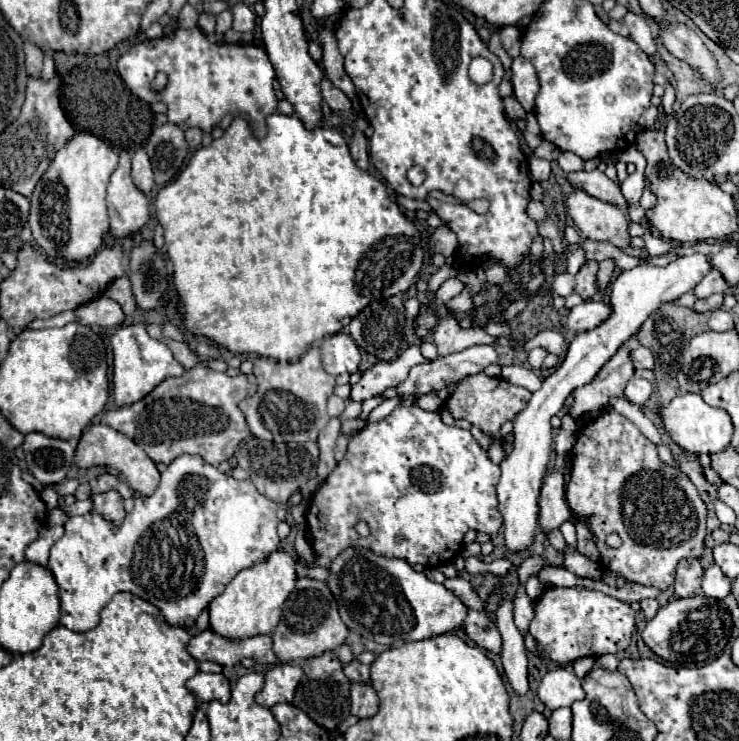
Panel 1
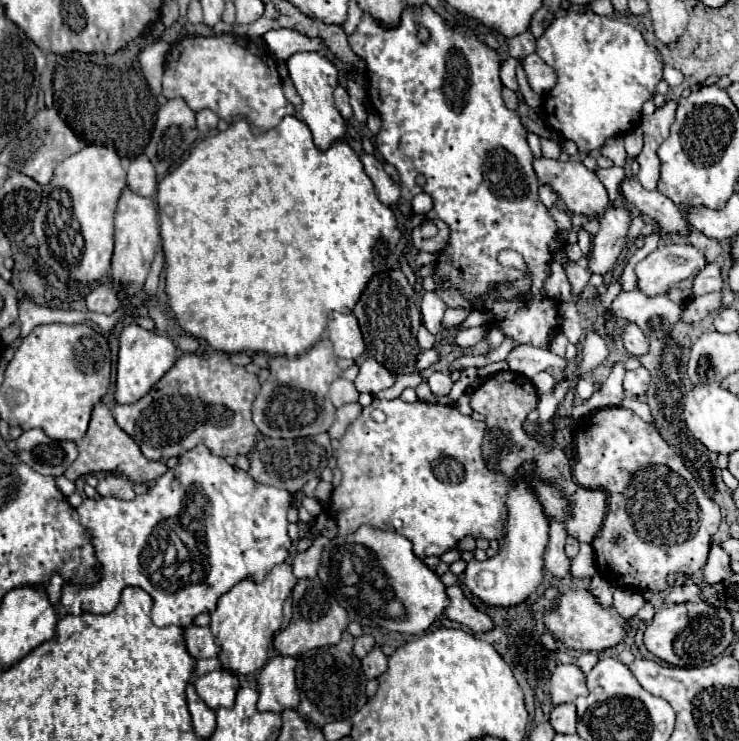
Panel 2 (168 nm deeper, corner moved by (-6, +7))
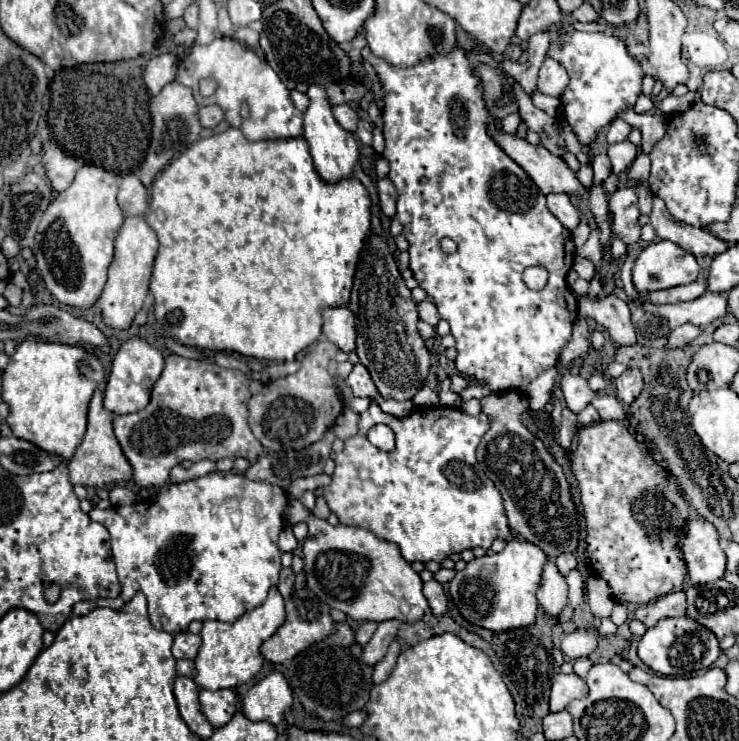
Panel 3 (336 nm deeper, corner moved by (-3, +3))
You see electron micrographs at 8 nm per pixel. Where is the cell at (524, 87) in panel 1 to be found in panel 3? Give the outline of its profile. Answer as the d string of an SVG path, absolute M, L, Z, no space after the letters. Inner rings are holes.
M547 57L539 69L537 87L543 95L561 97L563 89L567 89L567 71L563 69L563 65L559 65L559 61Z

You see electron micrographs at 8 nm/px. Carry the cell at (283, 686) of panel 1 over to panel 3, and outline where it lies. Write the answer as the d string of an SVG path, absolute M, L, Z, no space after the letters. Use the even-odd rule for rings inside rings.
M271 673L253 685L243 697L243 715L251 721L267 721L279 725L291 707L293 695L281 673Z

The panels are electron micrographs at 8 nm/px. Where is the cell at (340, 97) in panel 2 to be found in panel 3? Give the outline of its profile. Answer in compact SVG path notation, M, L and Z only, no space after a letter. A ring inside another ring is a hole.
M337 105L337 107L333 109L333 115L335 115L337 123L339 123L343 129L355 133L355 129L357 129L357 121L359 121L359 115L357 115L357 111L355 111L351 105Z

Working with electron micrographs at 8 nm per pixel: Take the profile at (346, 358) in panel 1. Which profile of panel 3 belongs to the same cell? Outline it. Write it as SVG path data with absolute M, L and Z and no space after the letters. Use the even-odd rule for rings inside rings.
M335 307L323 311L323 333L341 351L351 353L355 349L355 315L349 307Z

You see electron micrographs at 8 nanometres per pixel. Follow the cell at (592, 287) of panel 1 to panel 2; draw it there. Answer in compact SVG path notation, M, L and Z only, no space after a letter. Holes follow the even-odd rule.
M612 207L600 217L600 231L594 237L588 255L590 273L606 275L614 267L620 251L624 249L628 227L630 227L630 213L626 209Z

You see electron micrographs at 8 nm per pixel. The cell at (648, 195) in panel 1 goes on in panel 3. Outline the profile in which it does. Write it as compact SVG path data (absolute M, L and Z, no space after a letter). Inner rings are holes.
M623 109L619 111L619 117L623 121L627 121L631 127L637 127L643 133L643 141L641 141L641 151L643 153L651 153L653 145L665 135L667 131L667 123L665 117L659 113L635 113L633 109Z

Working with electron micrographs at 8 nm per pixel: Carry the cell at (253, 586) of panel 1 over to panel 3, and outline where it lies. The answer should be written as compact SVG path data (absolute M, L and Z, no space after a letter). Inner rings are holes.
M273 587L265 599L263 605L257 609L245 613L235 623L219 623L219 621L205 621L201 629L201 647L195 657L195 677L193 681L201 689L235 689L249 679L253 679L261 667L263 657L259 653L259 647L263 641L267 641L285 621L285 605L281 593Z

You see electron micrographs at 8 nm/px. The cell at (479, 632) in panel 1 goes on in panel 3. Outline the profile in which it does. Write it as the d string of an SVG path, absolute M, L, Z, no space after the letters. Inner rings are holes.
M431 579L431 581L423 583L423 595L427 597L429 609L431 609L435 615L445 615L445 613L447 613L447 597L445 597L443 587L441 587L439 581Z

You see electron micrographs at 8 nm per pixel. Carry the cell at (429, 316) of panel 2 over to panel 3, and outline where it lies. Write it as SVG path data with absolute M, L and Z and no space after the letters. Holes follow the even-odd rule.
M421 301L419 305L417 305L417 309L419 309L419 317L423 319L423 321L427 321L429 325L437 325L439 323L439 313L437 313L437 309L435 309L435 305L433 303L429 303L429 301Z

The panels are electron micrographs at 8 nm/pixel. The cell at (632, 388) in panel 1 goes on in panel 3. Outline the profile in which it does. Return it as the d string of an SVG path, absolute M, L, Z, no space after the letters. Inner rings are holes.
M627 369L621 377L615 379L615 387L617 387L617 395L625 405L631 405L637 395L641 393L643 387L643 377L639 373L639 369Z

